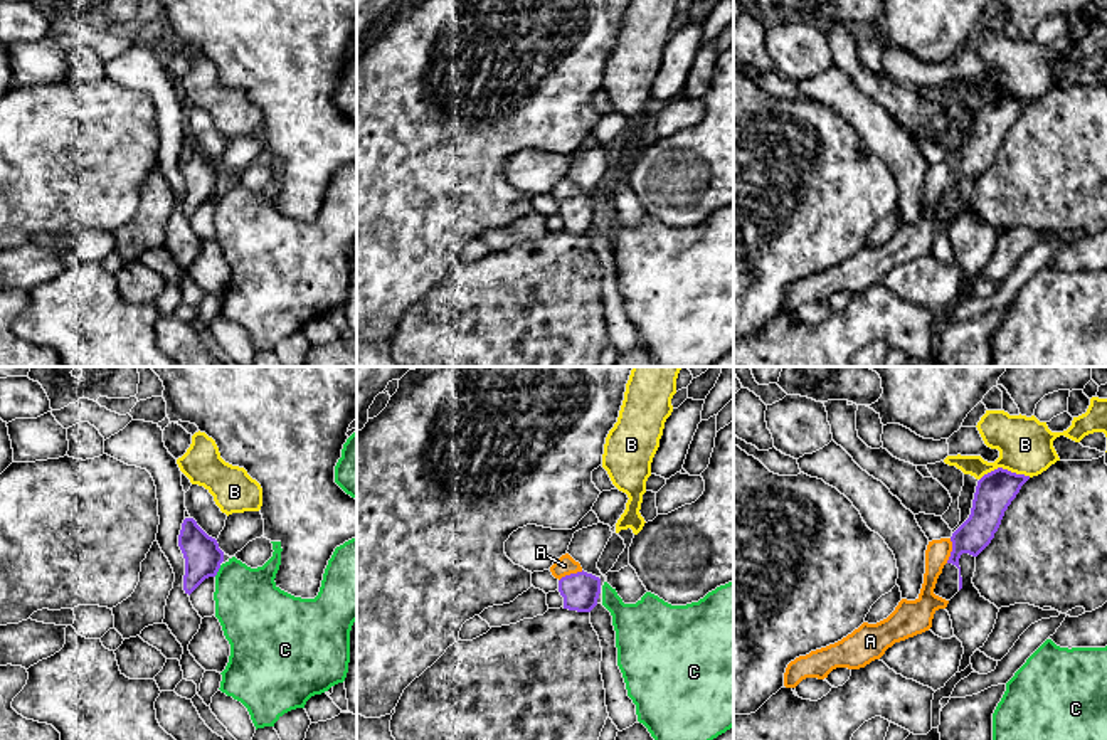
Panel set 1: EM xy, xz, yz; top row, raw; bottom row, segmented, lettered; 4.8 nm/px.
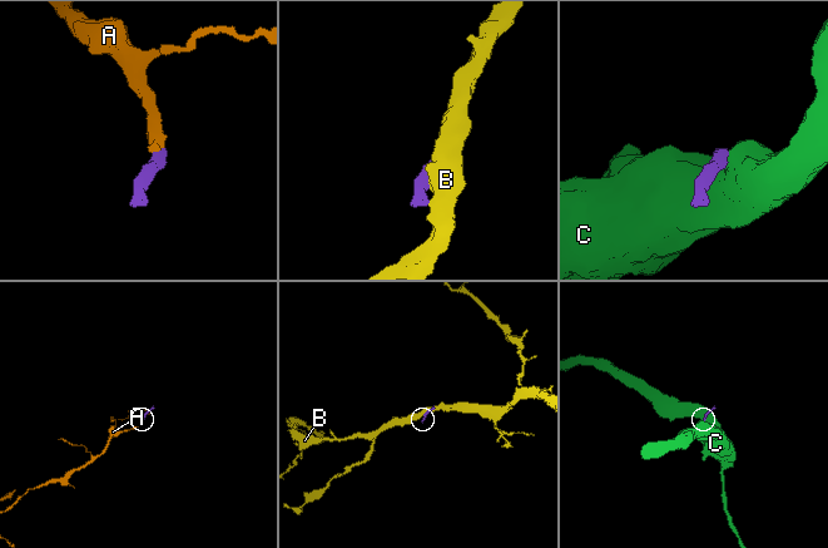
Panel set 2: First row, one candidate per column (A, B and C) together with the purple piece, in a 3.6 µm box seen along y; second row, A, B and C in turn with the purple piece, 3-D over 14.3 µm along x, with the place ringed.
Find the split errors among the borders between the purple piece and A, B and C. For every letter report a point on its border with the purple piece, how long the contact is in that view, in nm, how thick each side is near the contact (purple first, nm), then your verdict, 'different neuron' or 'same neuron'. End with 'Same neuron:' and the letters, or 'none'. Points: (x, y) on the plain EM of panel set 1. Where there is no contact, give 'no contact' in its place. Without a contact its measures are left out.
A: yz (953, 174) | 120 nm | 160/120 nm | same neuron
B: yz (1005, 93) | 240 nm | 190/260 nm | different neuron
C: xy (217, 194) | 70 nm | 180/320 nm | different neuron
Same neuron: A

